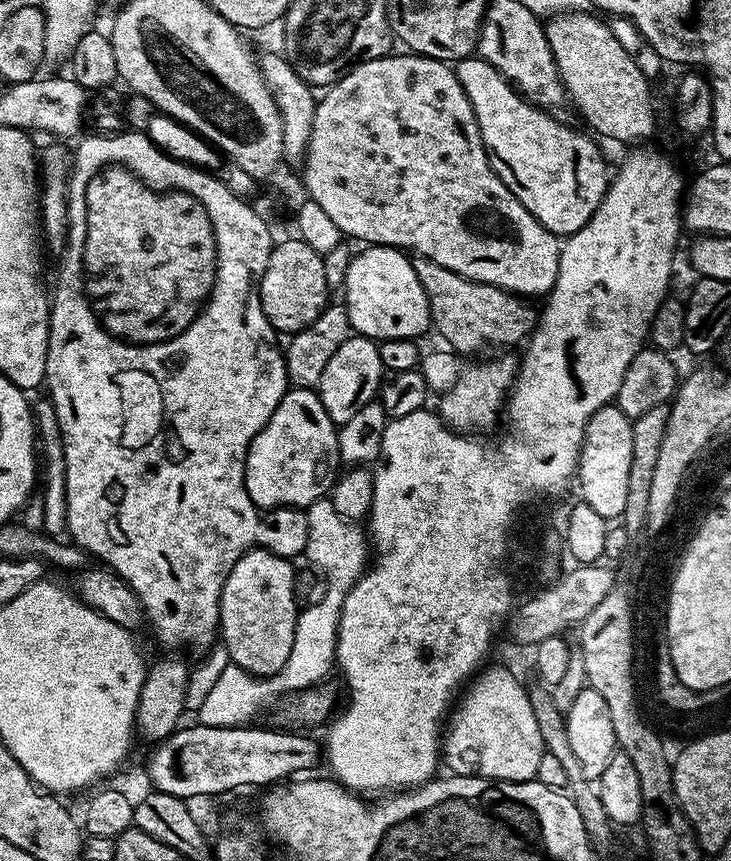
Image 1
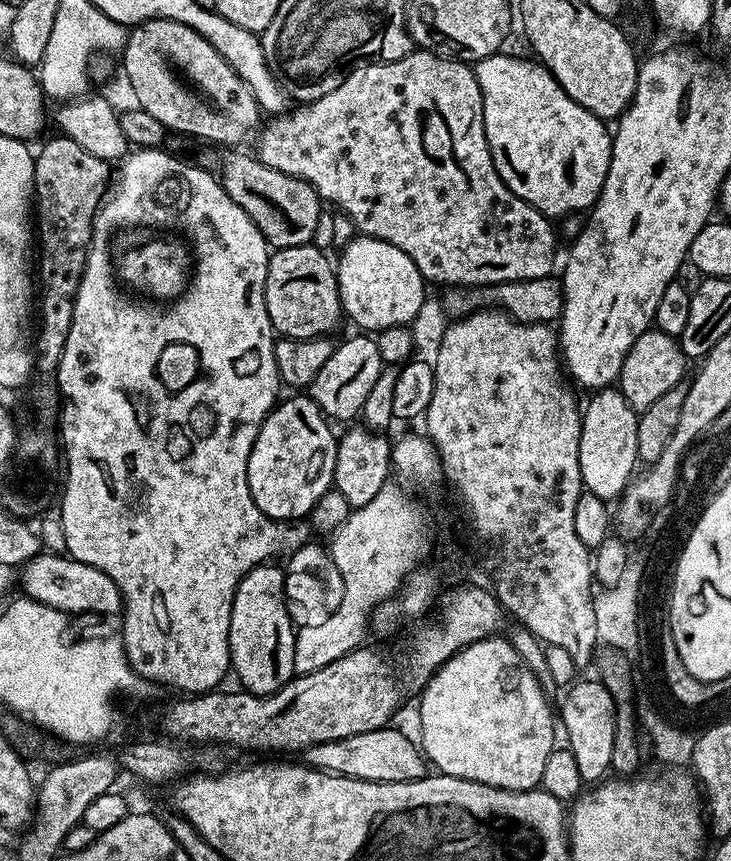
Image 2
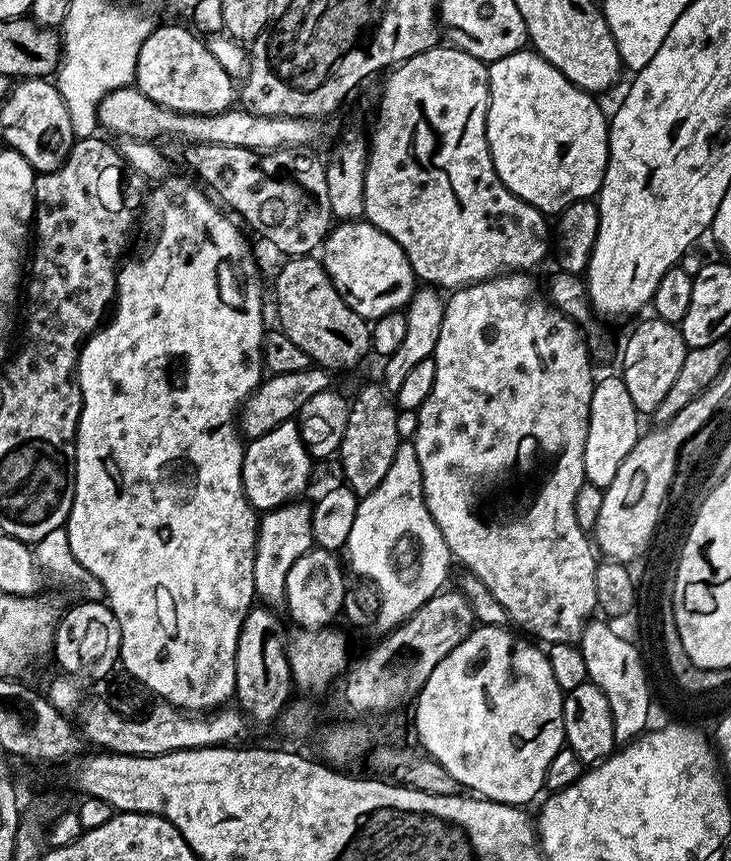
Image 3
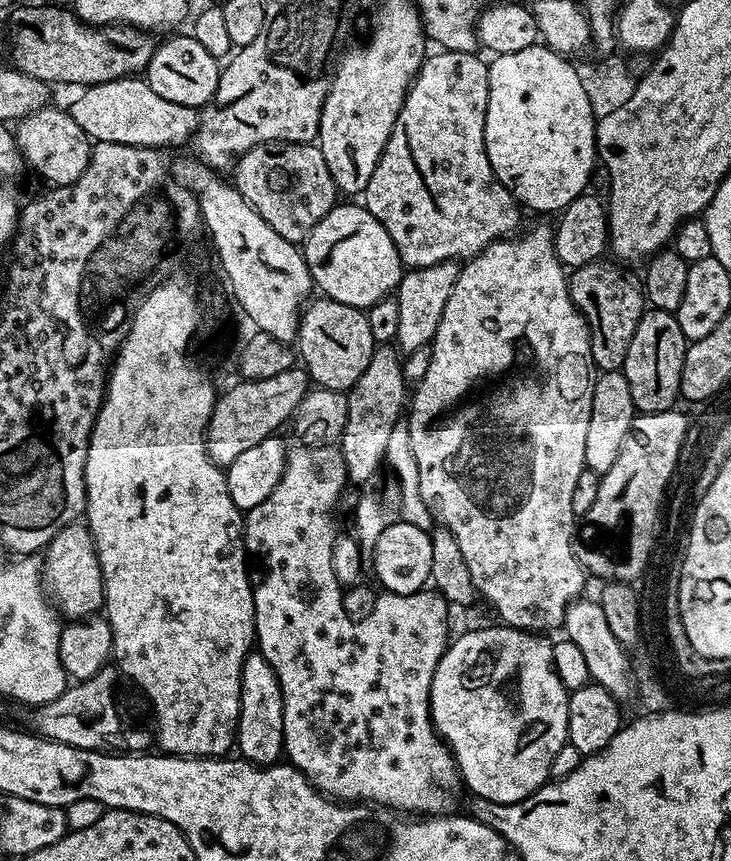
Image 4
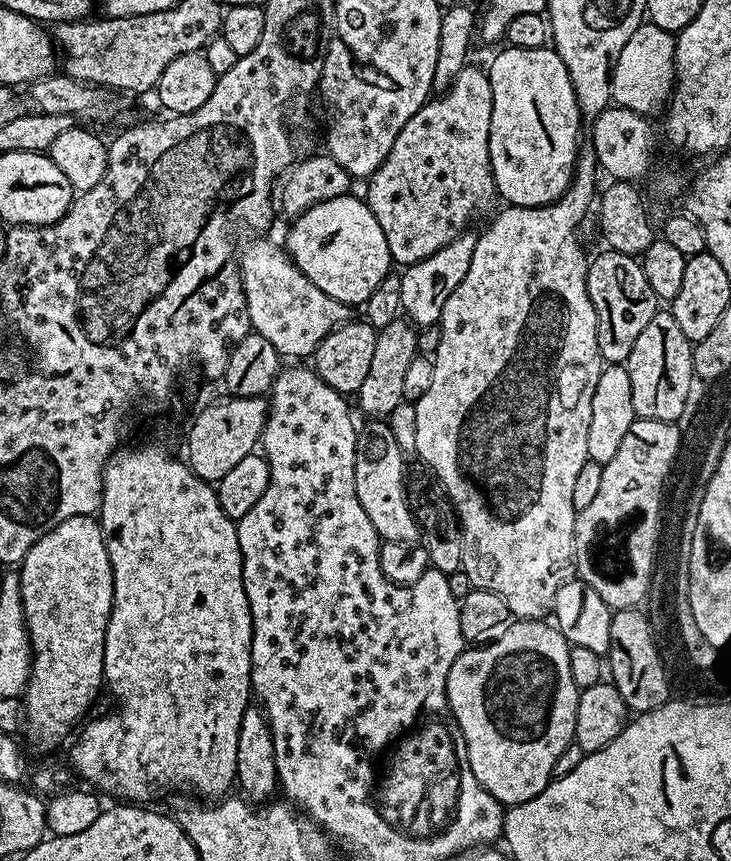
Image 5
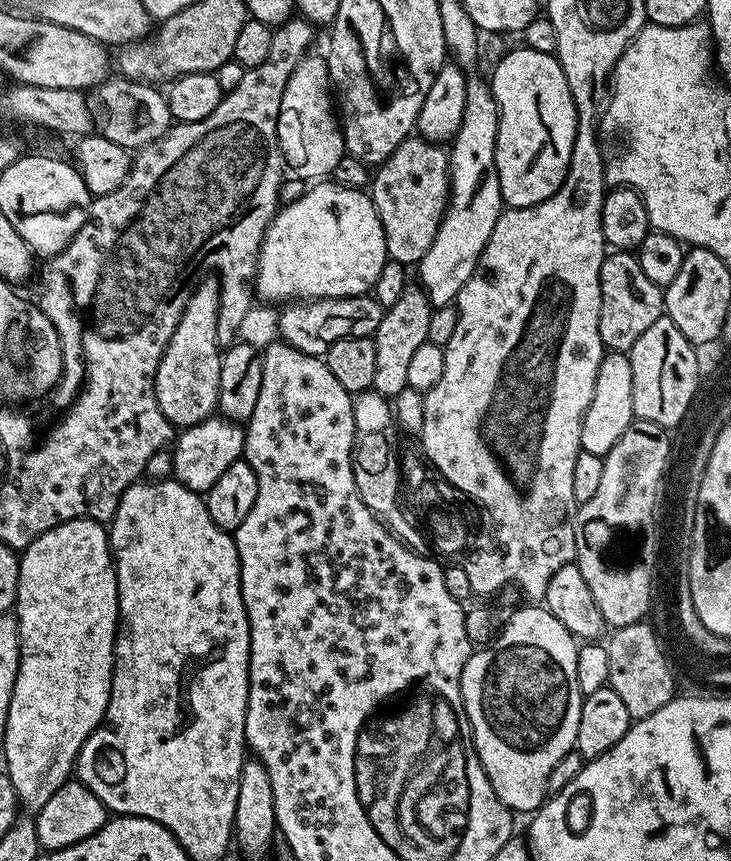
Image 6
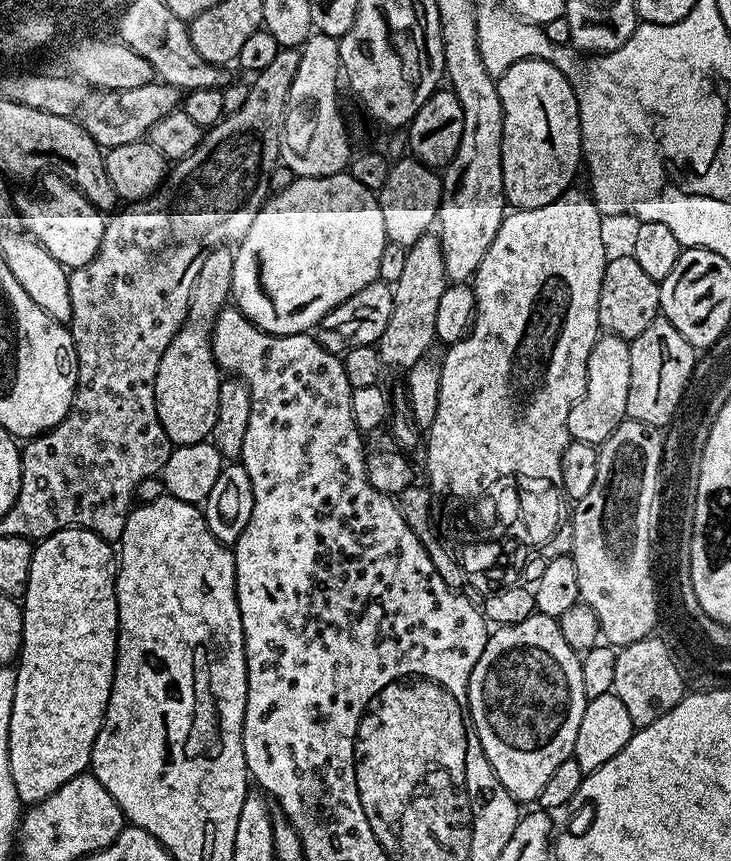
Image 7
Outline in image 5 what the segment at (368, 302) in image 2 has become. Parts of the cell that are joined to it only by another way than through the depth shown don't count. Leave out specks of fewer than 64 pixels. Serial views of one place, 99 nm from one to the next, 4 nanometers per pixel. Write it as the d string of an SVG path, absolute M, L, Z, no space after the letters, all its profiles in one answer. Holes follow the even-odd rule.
M355 194L330 198L310 206L291 221L286 251L298 270L330 298L349 306L362 306L378 290L378 282L390 275L394 261L386 246L386 234L367 203Z

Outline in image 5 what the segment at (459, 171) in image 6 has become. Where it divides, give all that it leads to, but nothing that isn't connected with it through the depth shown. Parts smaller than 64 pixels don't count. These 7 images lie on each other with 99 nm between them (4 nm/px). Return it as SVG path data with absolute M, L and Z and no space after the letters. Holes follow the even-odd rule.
M465 230L461 236L442 246L442 250L438 250L430 258L407 265L399 273L402 282L402 312L413 325L439 324L446 298L454 294L454 286L458 286L458 282L466 278L466 270L470 270L470 258L474 258L476 237L475 231Z

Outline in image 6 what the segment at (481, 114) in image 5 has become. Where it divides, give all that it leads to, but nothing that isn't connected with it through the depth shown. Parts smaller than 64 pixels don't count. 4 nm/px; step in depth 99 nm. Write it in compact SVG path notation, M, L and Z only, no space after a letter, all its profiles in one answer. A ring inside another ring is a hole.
M423 138L403 140L398 150L394 150L394 154L390 154L390 158L386 158L384 163L375 169L370 180L370 195L372 205L376 207L376 213L382 222L389 260L397 260L405 266L419 265L426 250L430 250L434 242L434 234L438 234L438 226L444 217L445 208L448 207L449 191L448 152L439 143Z

